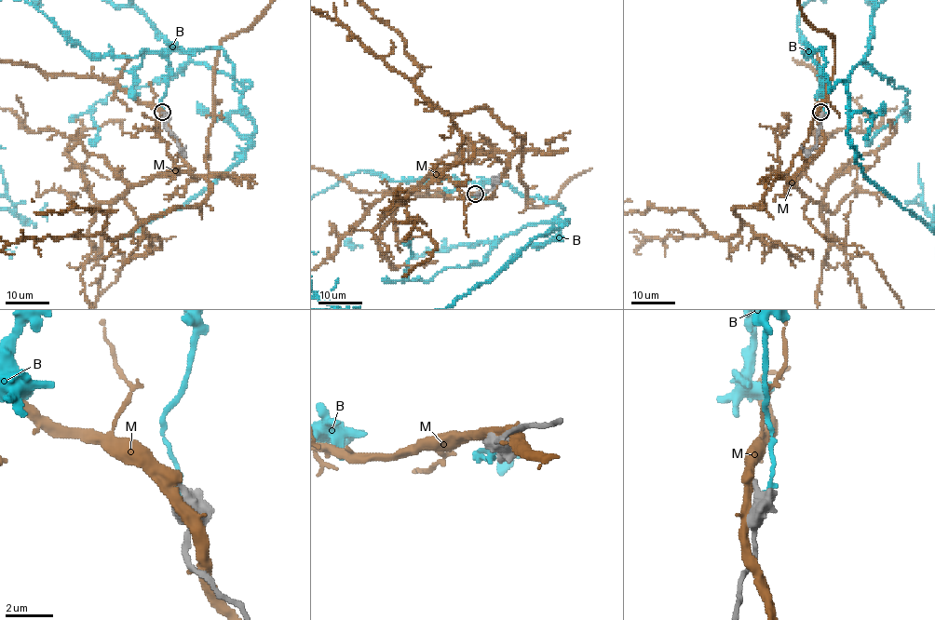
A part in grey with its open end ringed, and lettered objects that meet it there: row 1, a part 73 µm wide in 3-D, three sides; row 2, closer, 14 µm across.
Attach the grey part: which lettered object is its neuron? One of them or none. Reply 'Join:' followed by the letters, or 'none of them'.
Join: none of them

